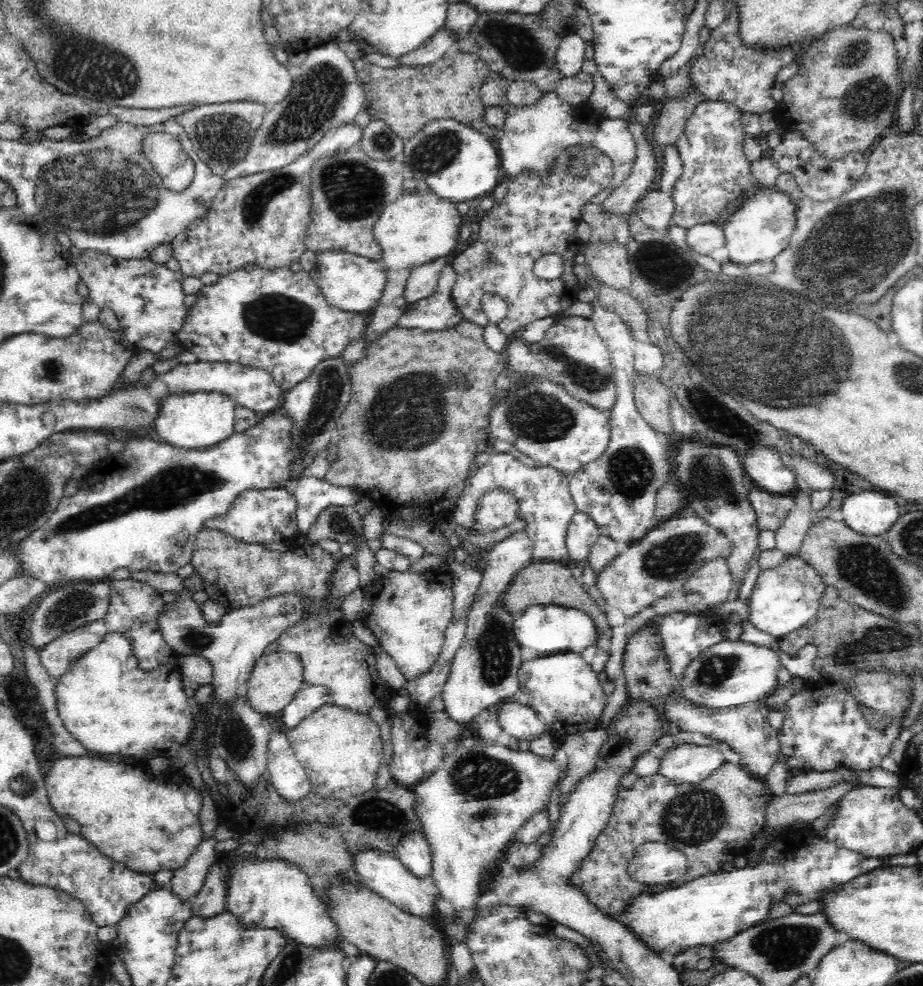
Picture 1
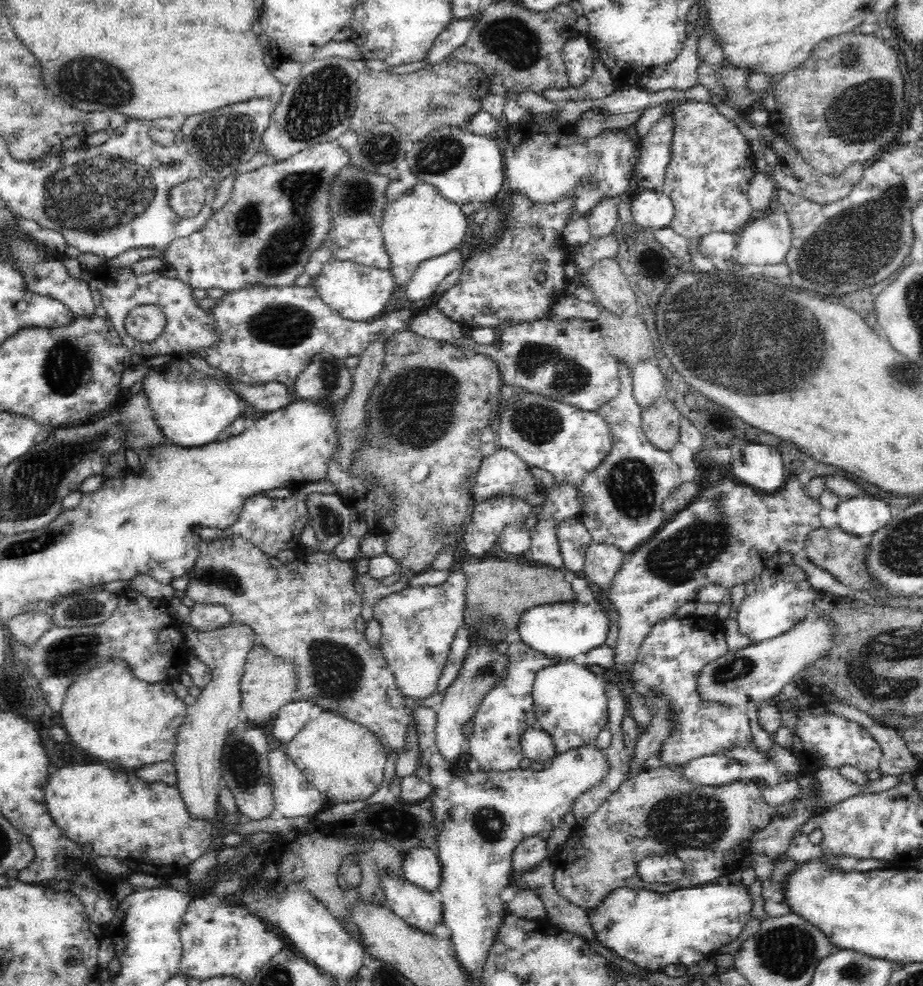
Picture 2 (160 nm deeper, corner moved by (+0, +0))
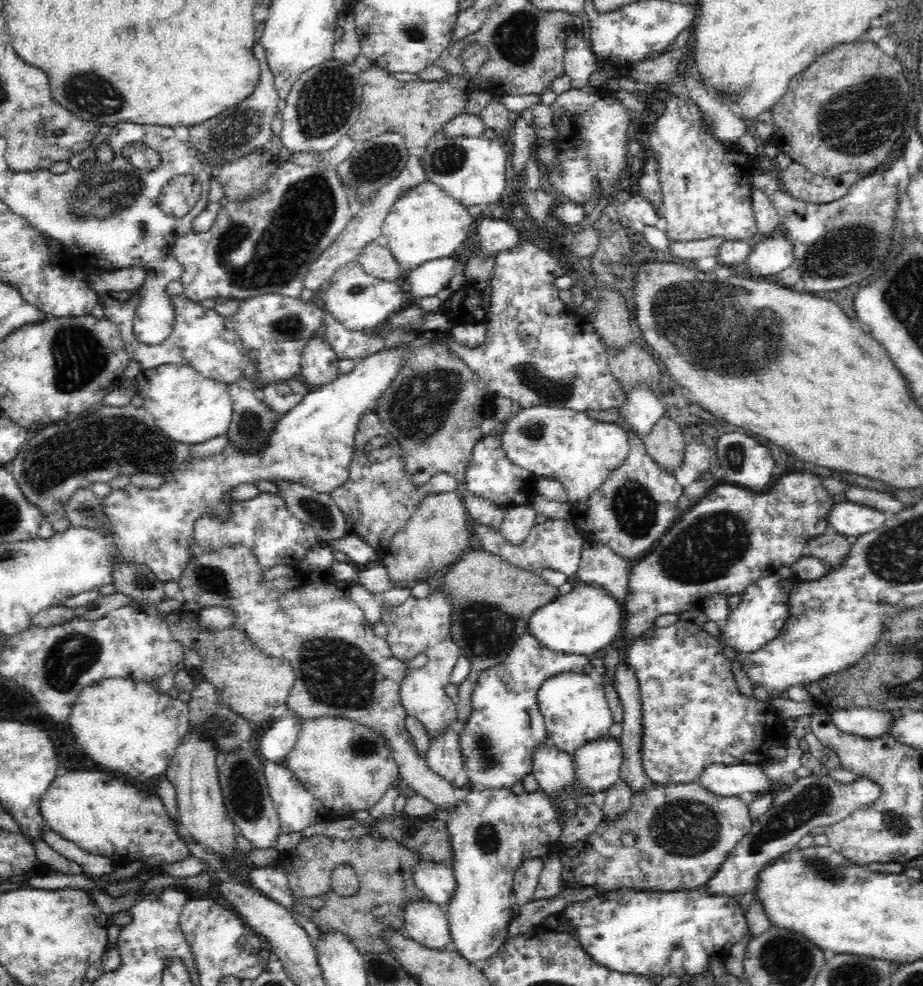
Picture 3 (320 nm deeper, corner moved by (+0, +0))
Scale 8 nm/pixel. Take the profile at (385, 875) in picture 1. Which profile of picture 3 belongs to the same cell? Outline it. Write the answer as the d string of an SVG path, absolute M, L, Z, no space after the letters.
M410 900L404 904L404 930L412 940L422 943L424 946L433 948L434 950L444 950L450 942L452 942L452 935L448 924L448 905L446 904L432 904L427 900Z

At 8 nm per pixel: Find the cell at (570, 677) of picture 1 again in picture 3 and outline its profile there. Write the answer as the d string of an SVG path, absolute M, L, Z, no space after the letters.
M579 671L554 674L540 684L537 701L548 733L546 744L567 754L574 755L580 747L608 736L615 723L604 685L595 674Z

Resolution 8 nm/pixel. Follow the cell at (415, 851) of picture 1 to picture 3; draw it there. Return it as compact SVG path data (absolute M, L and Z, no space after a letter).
M421 859L414 866L414 883L423 898L432 904L448 904L457 890L457 881L450 862Z

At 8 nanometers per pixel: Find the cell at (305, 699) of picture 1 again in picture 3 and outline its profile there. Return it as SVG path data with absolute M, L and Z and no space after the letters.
M286 710L272 726L266 728L260 738L260 756L274 763L284 764L287 755L296 745L302 720L298 720L291 710Z

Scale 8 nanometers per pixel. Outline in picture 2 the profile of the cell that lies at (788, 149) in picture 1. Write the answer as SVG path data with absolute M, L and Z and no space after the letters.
M792 146L786 155L779 158L777 164L772 166L770 172L779 188L818 204L830 204L848 196L852 187L861 179L865 167L865 163L854 162L840 176L828 176L818 170L814 170Z

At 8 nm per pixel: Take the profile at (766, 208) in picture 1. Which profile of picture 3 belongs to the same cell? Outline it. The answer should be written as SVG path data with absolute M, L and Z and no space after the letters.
M782 232L780 234L770 234L770 236L762 236L762 240L754 246L754 252L749 251L746 258L746 263L753 277L768 278L787 270L795 265L795 256L793 253L793 244L790 244L790 239L786 238Z

